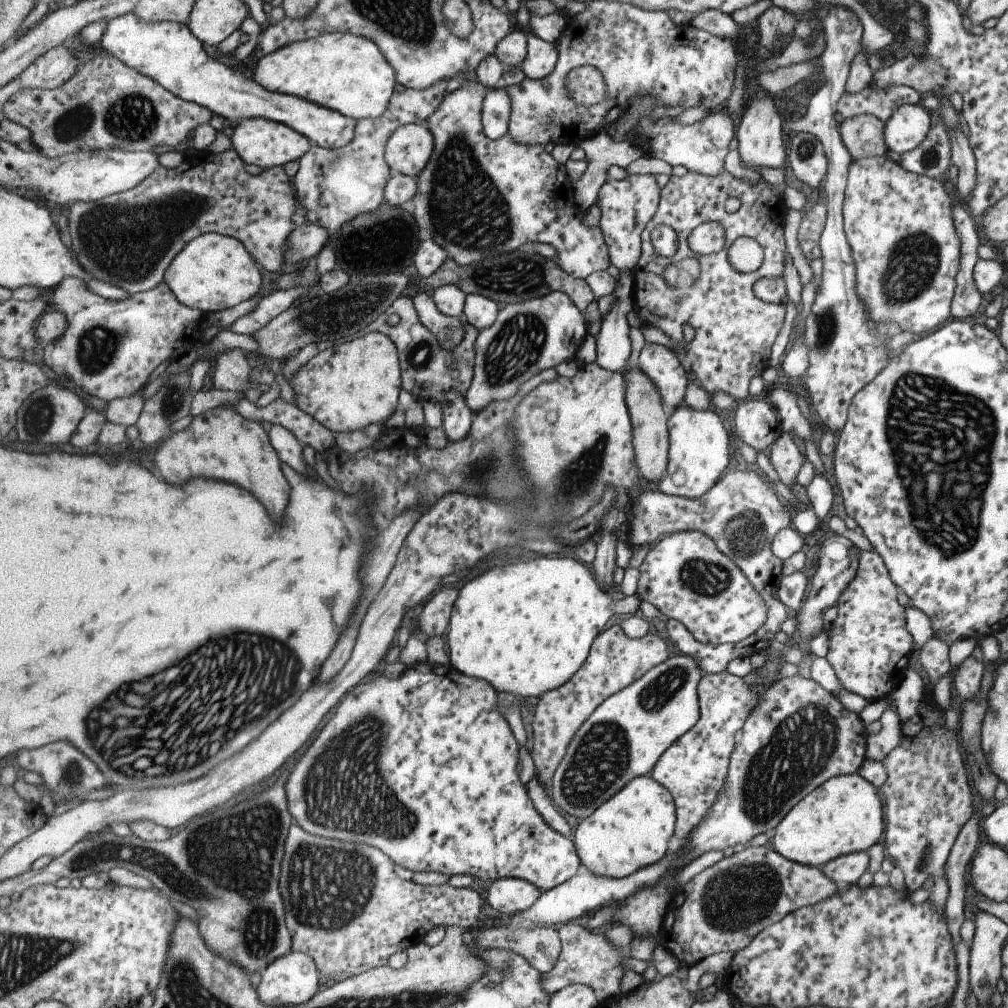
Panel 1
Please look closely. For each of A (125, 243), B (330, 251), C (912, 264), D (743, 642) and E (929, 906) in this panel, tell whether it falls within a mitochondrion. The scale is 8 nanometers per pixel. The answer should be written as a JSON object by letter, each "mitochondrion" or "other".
{"A":"mitochondrion","B":"other","C":"mitochondrion","D":"other","E":"other"}

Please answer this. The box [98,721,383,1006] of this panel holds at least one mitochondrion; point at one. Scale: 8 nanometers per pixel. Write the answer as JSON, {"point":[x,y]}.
{"point":[328,886]}

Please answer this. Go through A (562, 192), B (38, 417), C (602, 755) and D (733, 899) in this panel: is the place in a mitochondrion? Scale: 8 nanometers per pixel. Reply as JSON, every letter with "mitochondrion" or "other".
{"A":"other","B":"mitochondrion","C":"mitochondrion","D":"mitochondrion"}

